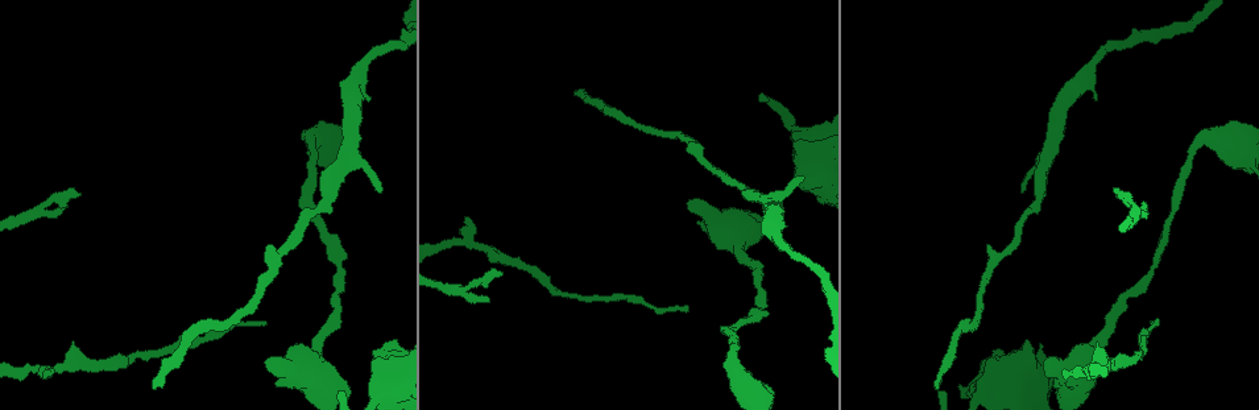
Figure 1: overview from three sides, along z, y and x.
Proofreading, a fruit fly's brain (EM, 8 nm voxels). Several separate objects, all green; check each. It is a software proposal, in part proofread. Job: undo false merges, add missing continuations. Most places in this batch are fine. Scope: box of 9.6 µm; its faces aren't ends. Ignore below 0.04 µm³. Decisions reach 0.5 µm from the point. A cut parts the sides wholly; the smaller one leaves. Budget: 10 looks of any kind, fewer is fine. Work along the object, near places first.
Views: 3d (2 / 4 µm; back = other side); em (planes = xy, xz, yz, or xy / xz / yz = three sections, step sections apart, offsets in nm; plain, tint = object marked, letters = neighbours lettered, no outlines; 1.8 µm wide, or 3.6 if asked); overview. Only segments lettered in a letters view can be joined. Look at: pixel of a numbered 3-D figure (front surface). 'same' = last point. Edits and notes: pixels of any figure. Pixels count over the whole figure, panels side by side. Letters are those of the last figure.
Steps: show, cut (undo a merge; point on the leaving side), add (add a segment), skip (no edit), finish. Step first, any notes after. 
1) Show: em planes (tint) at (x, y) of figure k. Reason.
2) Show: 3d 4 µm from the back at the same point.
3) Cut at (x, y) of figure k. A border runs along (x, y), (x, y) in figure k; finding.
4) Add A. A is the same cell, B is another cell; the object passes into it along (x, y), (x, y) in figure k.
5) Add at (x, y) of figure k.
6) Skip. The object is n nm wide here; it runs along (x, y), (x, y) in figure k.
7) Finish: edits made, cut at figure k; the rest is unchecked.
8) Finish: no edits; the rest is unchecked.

Show: em xy step 4 (letters) at (268, 364) of figure 1. Thick end.

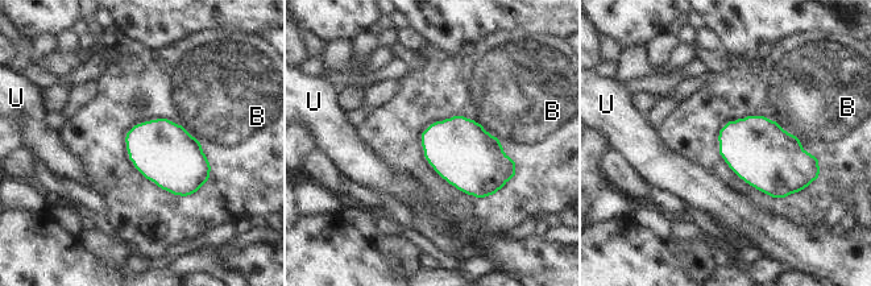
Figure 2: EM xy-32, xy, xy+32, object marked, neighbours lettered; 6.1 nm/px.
Skip. B and U are other cells; a border runs along (421, 133), (473, 119), (515, 174) in figure 2; none of them fits.

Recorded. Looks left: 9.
Show: 3d 2 µm at (938, 391) of figure 1.

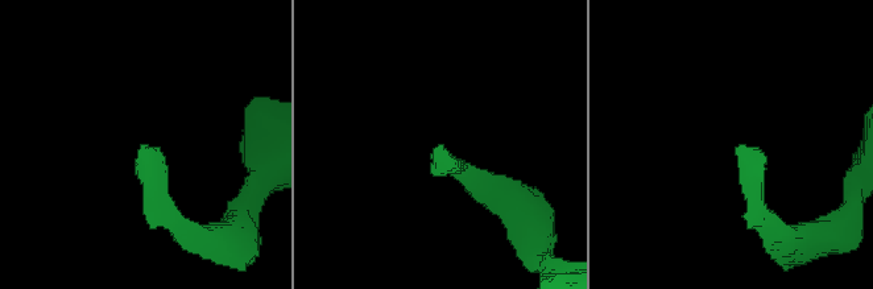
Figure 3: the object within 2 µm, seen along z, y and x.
Show: em xy step 16 (tint) at (742, 145) of figure 3.

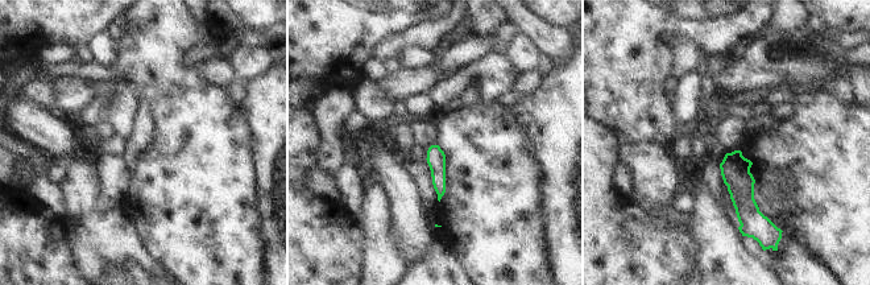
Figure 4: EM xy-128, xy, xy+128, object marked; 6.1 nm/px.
Show: em planes (letters) at the same point.

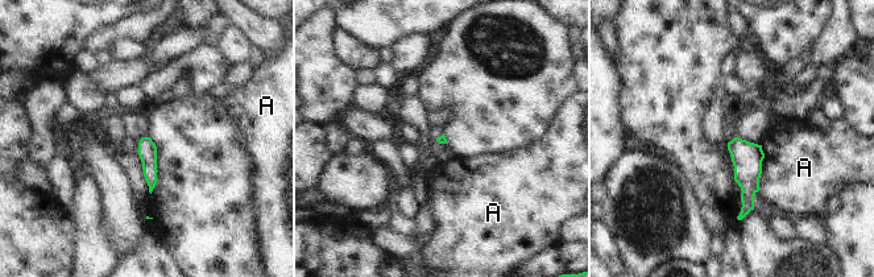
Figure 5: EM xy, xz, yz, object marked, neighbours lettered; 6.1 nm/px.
Skip. The longest contact is with A, 280 nm; A is another cell; no lettered segment goes on from it.

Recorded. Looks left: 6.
Show: em planes (plain) at (157, 386) of figure 1. Free end.

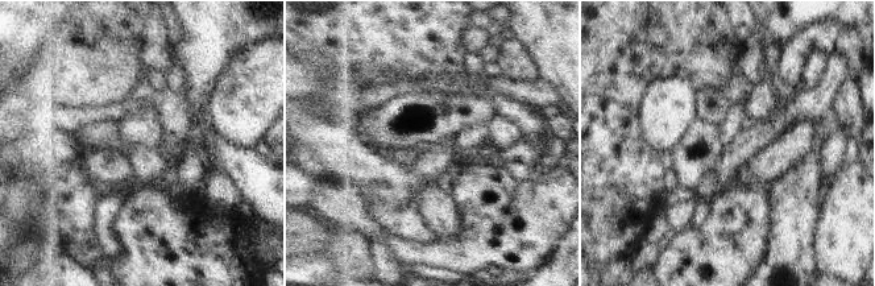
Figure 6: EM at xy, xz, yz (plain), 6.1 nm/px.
Show: em planes (letters) at the same point.

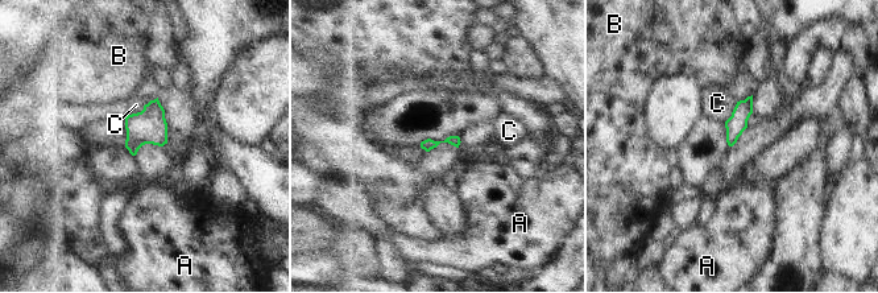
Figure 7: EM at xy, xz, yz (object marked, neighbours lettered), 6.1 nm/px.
Skip. A, B and C are other cells; a border runs along (154, 99), (129, 115) in figure 7; no lettered segment goes on from it.

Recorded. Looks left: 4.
Show: 3d 2 µm from the back at (802, 178) of figure 1. An open end.

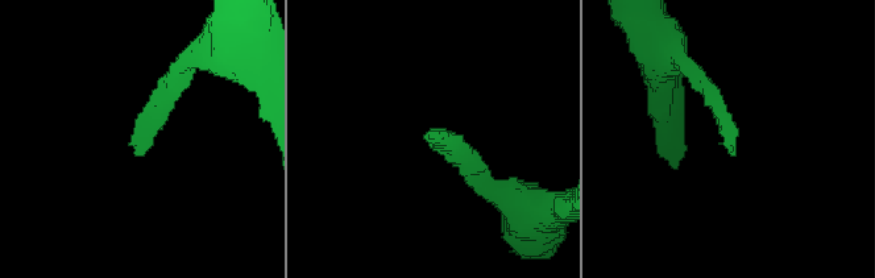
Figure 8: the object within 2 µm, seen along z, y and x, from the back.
Show: em xz step 4 (letters) at (136, 155) of figure 8.

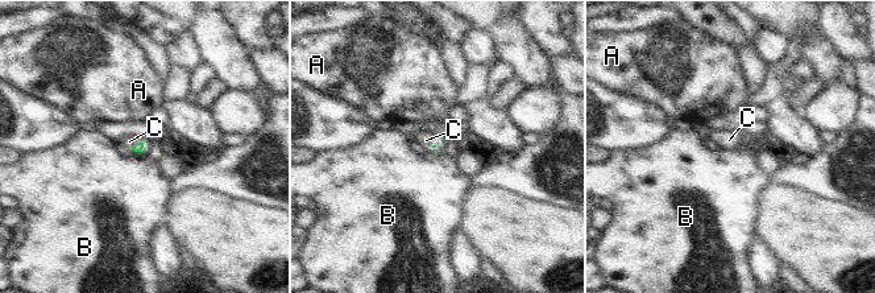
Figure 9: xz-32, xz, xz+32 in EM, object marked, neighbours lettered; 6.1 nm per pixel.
Show: em yz step 8 (letters) at the same point. Cut it another way.

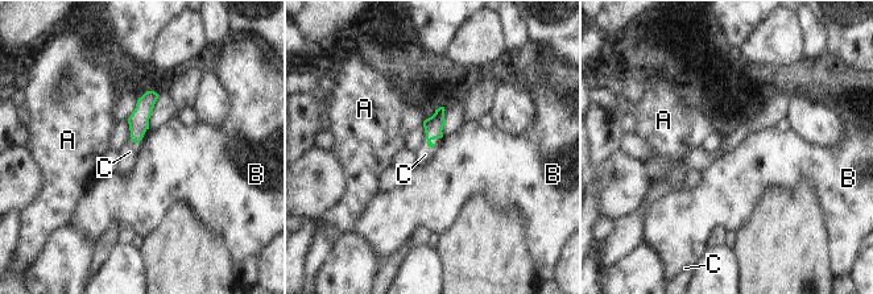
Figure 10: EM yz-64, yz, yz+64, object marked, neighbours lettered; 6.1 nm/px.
Add C. C is the same cell, A and B are other cells; the object passes into it along (433, 125), (431, 143), (425, 154) in figure 10; it goes on there.

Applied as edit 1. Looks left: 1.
Finish: edits made, add at figure 10; the rest is unchecked.

